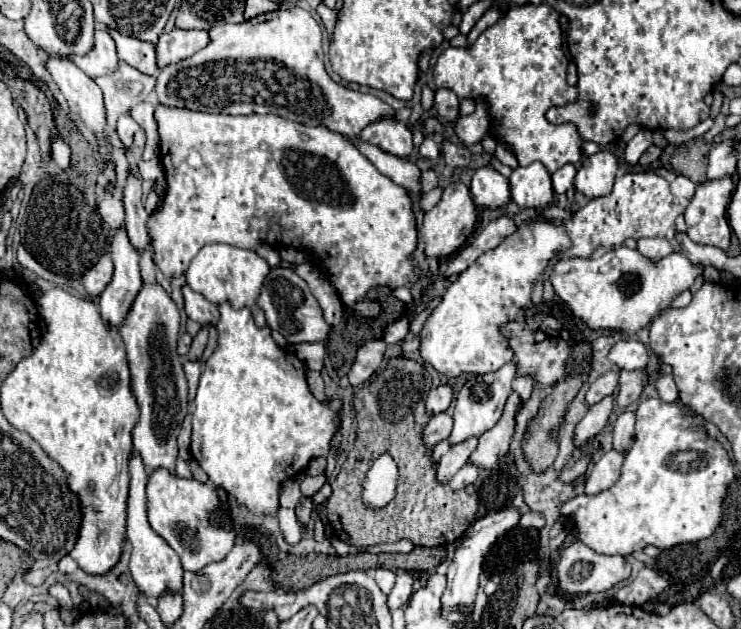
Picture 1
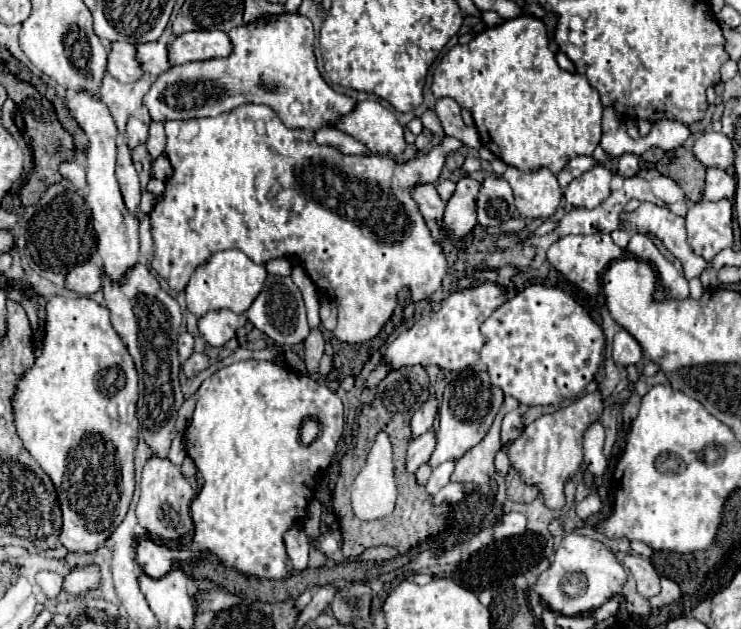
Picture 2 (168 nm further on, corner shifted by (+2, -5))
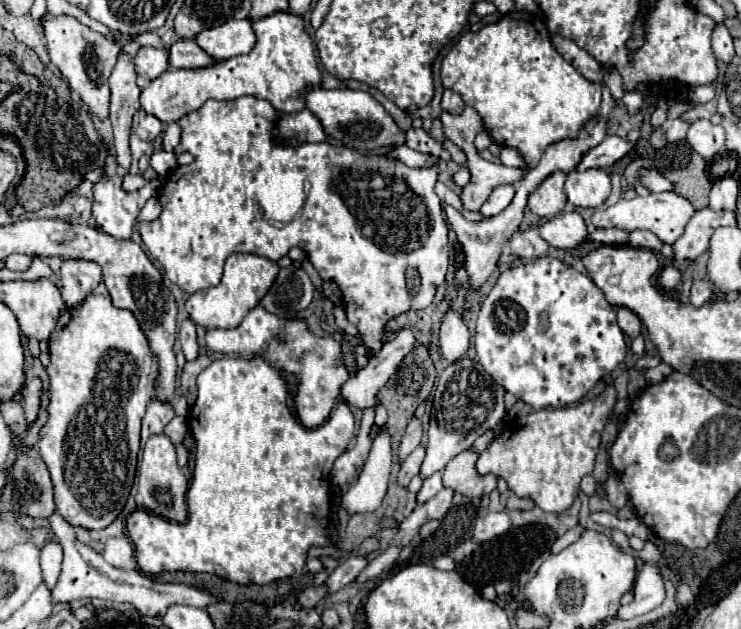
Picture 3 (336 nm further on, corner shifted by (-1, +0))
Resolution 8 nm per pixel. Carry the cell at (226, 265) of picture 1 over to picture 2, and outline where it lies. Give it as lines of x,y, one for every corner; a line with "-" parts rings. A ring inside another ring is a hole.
241,250
217,252
211,256
211,260
205,266
197,268
191,282
187,284
185,288
187,308
197,318
205,316
209,310
223,310
223,308
237,310
239,314
243,314
253,304
257,294
261,292
265,278
267,278
265,266
255,264

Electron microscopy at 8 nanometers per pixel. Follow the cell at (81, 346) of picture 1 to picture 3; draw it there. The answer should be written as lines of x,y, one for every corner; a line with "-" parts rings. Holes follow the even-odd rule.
90,293
78,307
60,313
50,335
50,363
46,365
46,373
50,379
48,419
40,429
36,447
52,475
56,509
74,527
104,529
120,515
134,485
140,421
146,405
152,401
156,357
152,355
136,317
128,309
114,307
106,295

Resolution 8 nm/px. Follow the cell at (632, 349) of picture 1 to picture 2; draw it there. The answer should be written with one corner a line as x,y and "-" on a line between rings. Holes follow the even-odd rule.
619,330
615,334
615,340
613,340
613,360
619,366
637,364
641,360
641,346
627,330

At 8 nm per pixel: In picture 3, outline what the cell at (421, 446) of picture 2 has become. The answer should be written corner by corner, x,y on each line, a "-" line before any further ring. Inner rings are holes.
418,445
418,449
414,449
414,453
410,453
410,457
404,459
404,463
400,467
400,473
398,473
398,485
406,487
412,481
412,477
418,475
424,457
426,457
426,449
422,445

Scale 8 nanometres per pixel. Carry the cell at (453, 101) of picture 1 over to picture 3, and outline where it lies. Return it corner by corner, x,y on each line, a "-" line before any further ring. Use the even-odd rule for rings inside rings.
444,91
444,95
442,95
442,109
444,111
448,111
448,113
452,113
452,115
458,115
458,113
462,113
462,109
464,109
464,101
462,101
462,97
458,95
458,93
454,93
454,91

